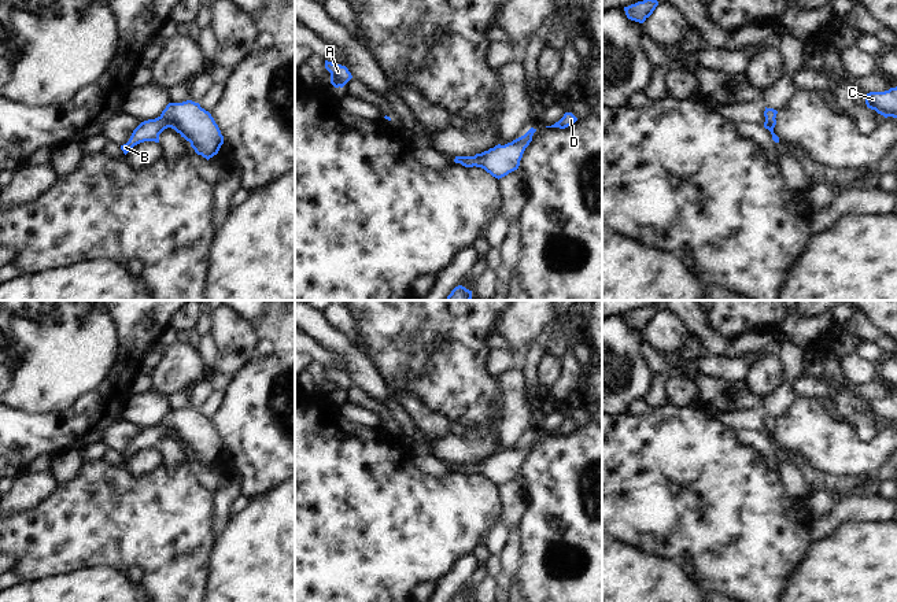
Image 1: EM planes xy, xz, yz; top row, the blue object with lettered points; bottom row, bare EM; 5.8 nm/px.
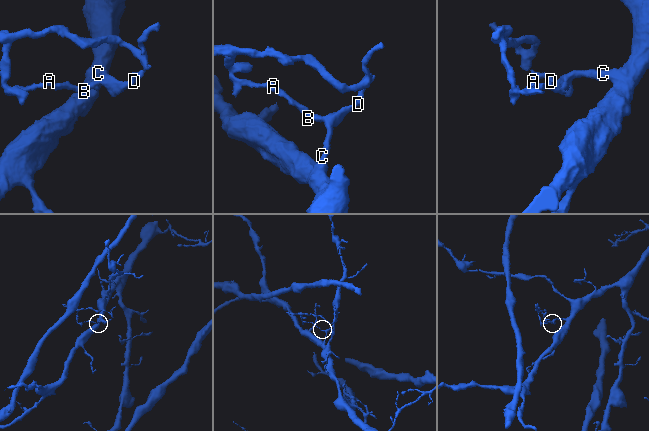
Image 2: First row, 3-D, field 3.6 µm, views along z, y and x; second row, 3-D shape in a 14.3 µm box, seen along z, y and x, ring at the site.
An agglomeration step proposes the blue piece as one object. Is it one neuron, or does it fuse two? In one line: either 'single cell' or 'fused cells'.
single cell

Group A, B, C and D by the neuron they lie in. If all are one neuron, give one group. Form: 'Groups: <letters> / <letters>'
Groups: A B C D.

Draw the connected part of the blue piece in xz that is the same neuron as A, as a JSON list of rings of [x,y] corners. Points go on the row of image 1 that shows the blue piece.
[[[325,60],[325,69],[331,73],[331,84],[335,88],[343,88],[352,78],[346,66]]]

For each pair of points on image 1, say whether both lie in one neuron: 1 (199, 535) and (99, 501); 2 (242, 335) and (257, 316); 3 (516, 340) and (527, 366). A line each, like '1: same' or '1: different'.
1: same
2: different
3: different

